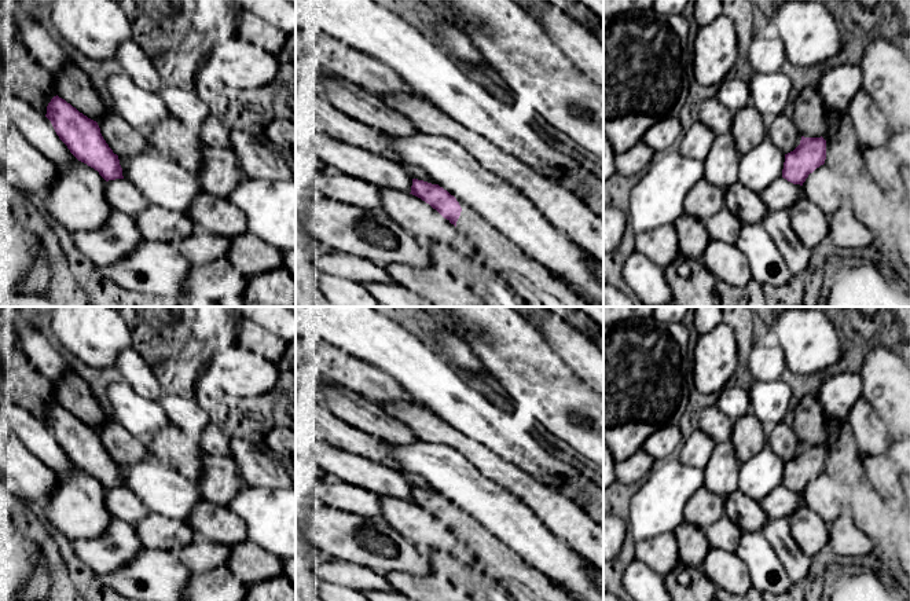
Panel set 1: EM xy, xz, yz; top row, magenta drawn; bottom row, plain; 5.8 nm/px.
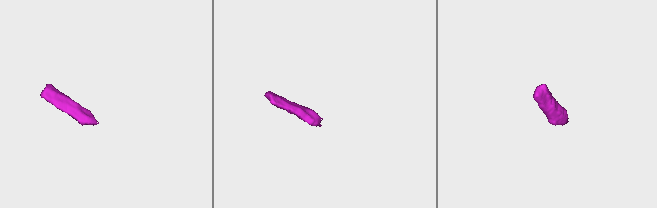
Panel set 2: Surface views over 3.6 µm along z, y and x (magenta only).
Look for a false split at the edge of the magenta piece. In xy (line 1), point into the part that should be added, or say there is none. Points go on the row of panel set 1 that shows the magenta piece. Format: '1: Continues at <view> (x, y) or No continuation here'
1: No continuation here

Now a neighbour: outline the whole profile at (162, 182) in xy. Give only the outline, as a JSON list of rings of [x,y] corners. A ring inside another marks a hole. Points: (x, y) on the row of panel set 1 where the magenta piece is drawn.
[[[147,149],[132,157],[118,157],[118,160],[124,179],[143,194],[148,205],[158,205],[164,209],[187,213],[194,199],[203,193],[194,172],[190,172],[155,150]]]

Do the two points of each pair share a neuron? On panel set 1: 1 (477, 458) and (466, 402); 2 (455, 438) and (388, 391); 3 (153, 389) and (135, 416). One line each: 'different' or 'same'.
1: different
2: different
3: different

